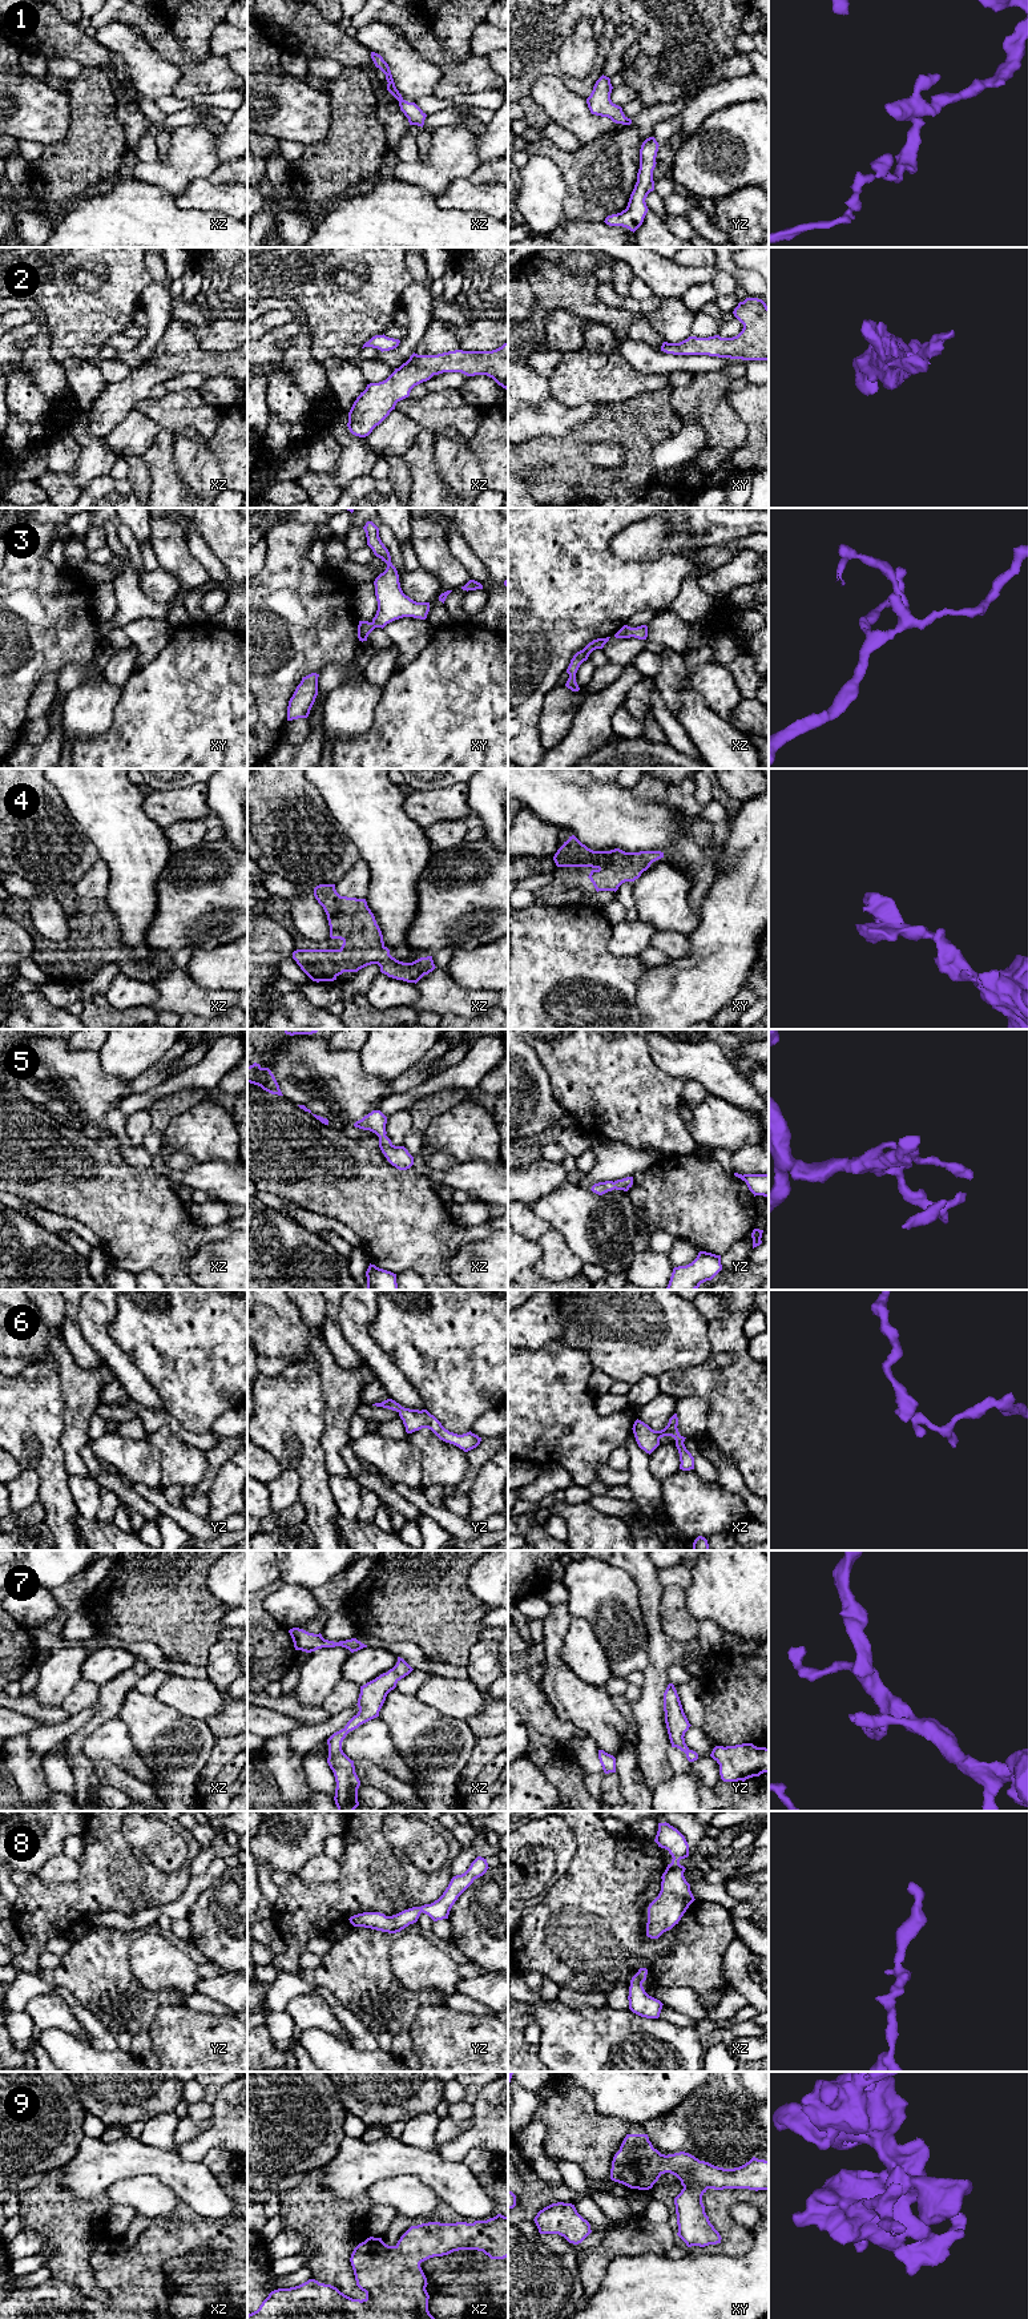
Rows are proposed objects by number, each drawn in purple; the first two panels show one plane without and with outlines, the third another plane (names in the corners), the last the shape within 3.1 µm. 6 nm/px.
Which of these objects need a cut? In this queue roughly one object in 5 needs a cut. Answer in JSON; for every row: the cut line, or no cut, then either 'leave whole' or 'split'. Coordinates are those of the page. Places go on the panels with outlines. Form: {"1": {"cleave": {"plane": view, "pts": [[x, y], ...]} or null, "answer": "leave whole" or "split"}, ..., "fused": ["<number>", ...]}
{"1": {"cleave": null, "answer": "leave whole"}, "2": {"cleave": null, "answer": "leave whole"}, "3": {"cleave": null, "answer": "leave whole"}, "4": {"cleave": null, "answer": "leave whole"}, "5": {"cleave": null, "answer": "leave whole"}, "6": {"cleave": null, "answer": "leave whole"}, "7": {"cleave": null, "answer": "leave whole"}, "8": {"cleave": null, "answer": "leave whole"}, "9": {"cleave": null, "answer": "leave whole"}, "fused": []}

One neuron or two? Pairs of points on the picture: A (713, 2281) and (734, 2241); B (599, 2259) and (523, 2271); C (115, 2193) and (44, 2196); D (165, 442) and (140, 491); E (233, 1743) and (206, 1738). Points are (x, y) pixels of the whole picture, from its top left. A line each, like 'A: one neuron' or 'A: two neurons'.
A: two neurons
B: two neurons
C: two neurons
D: two neurons
E: two neurons

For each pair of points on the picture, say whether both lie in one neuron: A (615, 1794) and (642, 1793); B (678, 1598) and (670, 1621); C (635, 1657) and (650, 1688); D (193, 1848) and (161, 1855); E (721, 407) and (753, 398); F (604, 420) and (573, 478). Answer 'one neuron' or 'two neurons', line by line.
A: two neurons
B: one neuron
C: two neurons
D: two neurons
E: two neurons
F: one neuron

